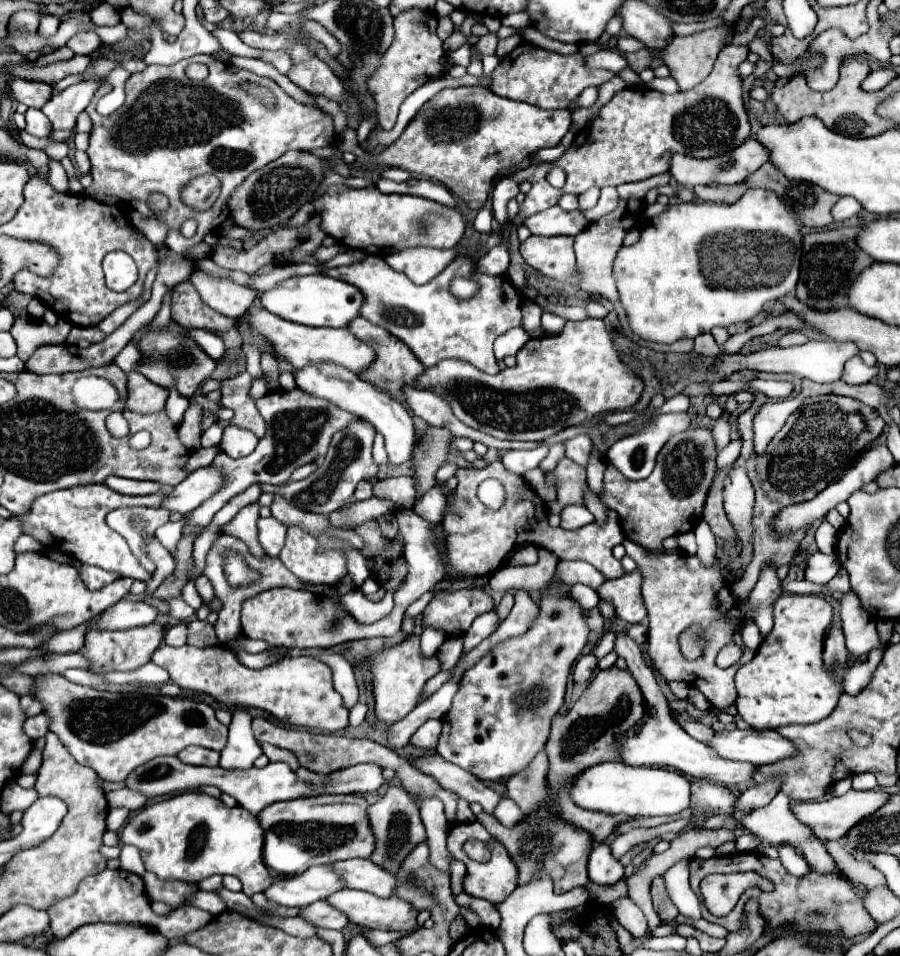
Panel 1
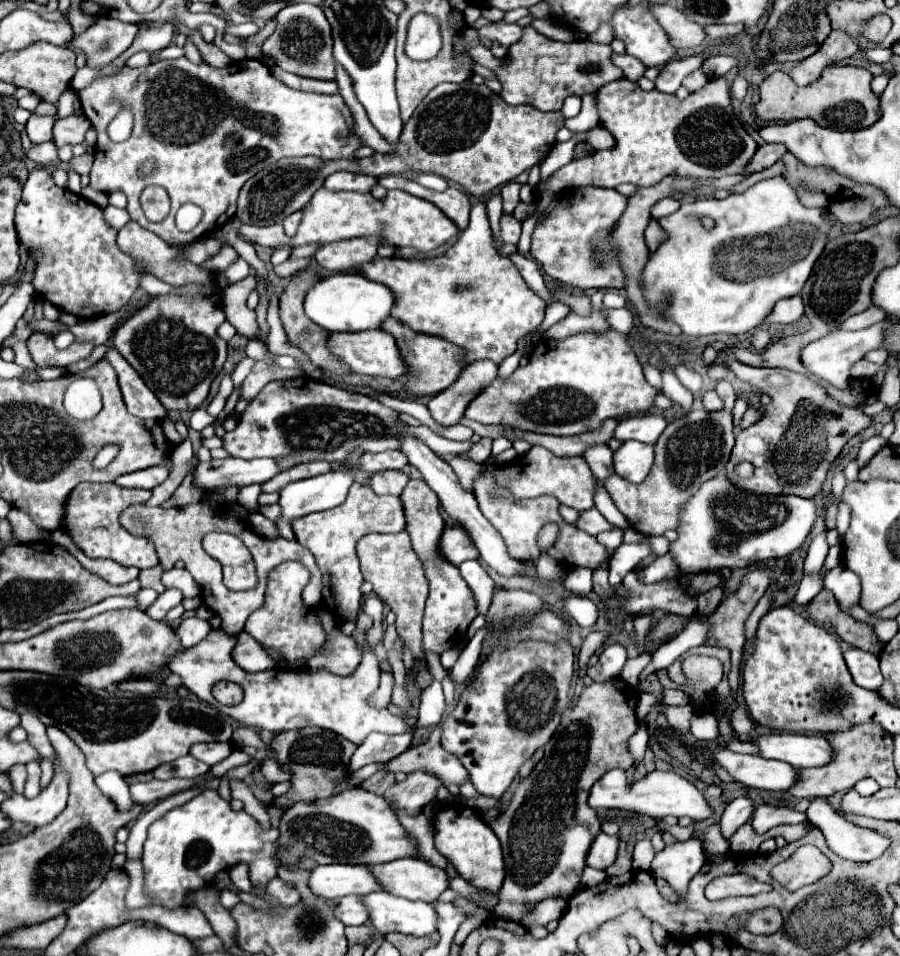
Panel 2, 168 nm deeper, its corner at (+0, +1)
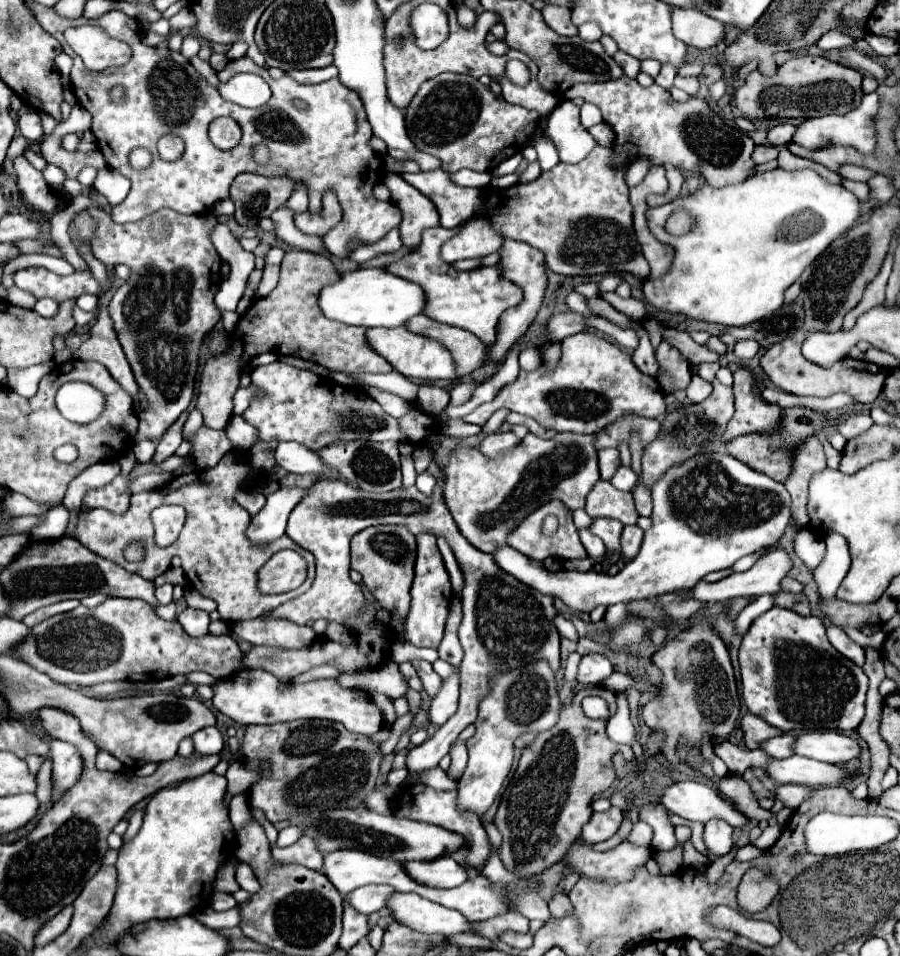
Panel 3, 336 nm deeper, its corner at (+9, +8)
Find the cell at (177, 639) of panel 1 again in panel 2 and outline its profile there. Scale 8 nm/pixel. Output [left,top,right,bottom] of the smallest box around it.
[176,617,210,647]

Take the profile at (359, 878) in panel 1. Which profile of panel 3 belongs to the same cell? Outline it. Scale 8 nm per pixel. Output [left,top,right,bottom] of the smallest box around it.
[403,858,467,888]

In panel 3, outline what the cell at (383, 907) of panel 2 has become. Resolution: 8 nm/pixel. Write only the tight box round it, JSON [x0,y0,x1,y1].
[387,892,471,936]

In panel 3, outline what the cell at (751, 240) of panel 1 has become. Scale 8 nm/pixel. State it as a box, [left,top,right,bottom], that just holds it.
[643,168,859,326]

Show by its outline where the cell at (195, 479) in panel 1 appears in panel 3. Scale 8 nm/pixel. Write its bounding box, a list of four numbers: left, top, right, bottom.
[273,442,329,474]

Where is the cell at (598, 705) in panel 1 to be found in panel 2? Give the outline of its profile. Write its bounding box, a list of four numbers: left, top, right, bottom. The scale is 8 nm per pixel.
[490,679,638,921]

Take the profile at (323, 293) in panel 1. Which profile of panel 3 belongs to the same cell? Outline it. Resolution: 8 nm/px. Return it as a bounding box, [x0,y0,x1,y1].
[319,268,425,328]

